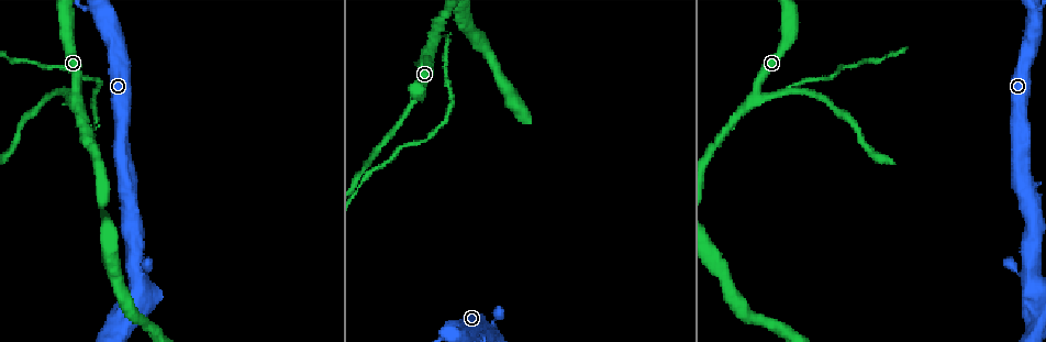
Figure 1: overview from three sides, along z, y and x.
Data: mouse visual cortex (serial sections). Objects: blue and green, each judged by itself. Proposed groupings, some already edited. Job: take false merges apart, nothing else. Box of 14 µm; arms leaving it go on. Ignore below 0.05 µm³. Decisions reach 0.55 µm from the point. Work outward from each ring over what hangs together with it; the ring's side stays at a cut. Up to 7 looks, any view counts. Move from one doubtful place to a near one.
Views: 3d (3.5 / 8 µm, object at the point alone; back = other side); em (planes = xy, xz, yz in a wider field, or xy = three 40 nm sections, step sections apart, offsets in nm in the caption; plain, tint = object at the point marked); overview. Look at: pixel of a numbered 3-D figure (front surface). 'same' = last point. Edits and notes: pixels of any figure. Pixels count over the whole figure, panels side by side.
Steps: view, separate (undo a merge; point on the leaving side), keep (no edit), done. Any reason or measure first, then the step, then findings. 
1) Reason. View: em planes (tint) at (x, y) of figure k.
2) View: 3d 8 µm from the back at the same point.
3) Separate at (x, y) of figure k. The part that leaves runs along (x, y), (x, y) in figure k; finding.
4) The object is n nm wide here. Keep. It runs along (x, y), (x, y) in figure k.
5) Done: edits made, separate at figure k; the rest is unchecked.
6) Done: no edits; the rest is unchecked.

View: 3d 3.5 µm at (81, 119) of figure 1.

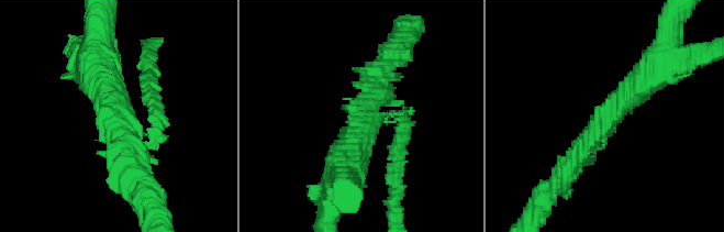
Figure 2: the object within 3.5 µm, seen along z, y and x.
3 arms meet here; the arms are 100, 350, 500 nm wide. View: em planes (tint) at (114, 113) of figure 2.

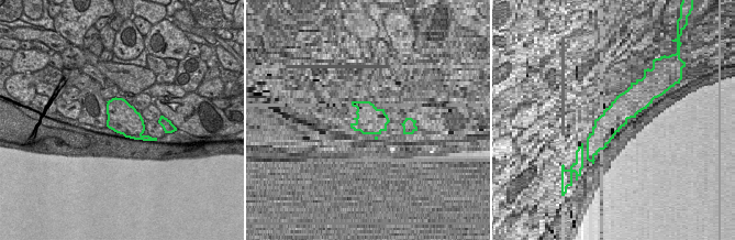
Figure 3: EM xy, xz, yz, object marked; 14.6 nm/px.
Separate at (405, 140) of figure 2. Two cells meet here.

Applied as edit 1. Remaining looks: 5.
See it whole again. View: overview.

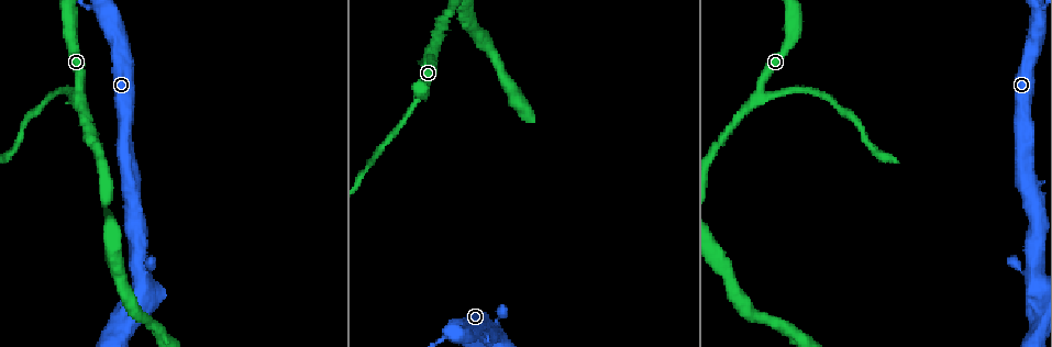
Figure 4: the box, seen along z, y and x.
View: 3d 3.5 µm at (1030, 190) of figure 4.

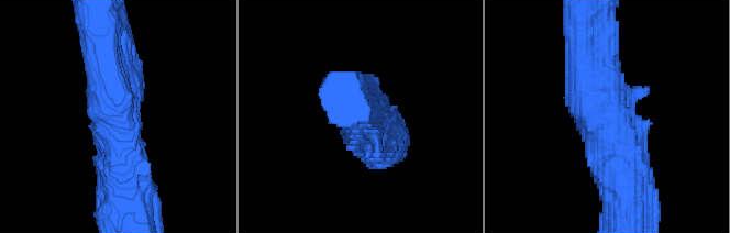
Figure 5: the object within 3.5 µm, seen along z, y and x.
View: em xy step 5 (tint) at (114, 115) of figure 5.

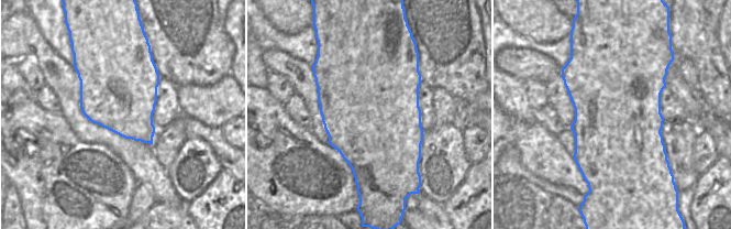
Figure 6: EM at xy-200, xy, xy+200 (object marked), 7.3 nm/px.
Cut it another way. View: em planes (tint) at the same point.

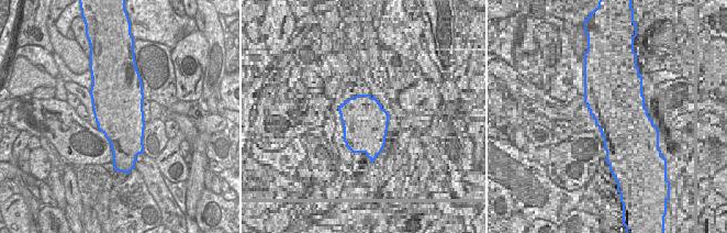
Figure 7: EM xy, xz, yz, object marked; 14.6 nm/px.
Keep. Continuous, no second cell.

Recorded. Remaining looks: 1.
Done: edits made, separate at figure 2; the rest is unchecked.

